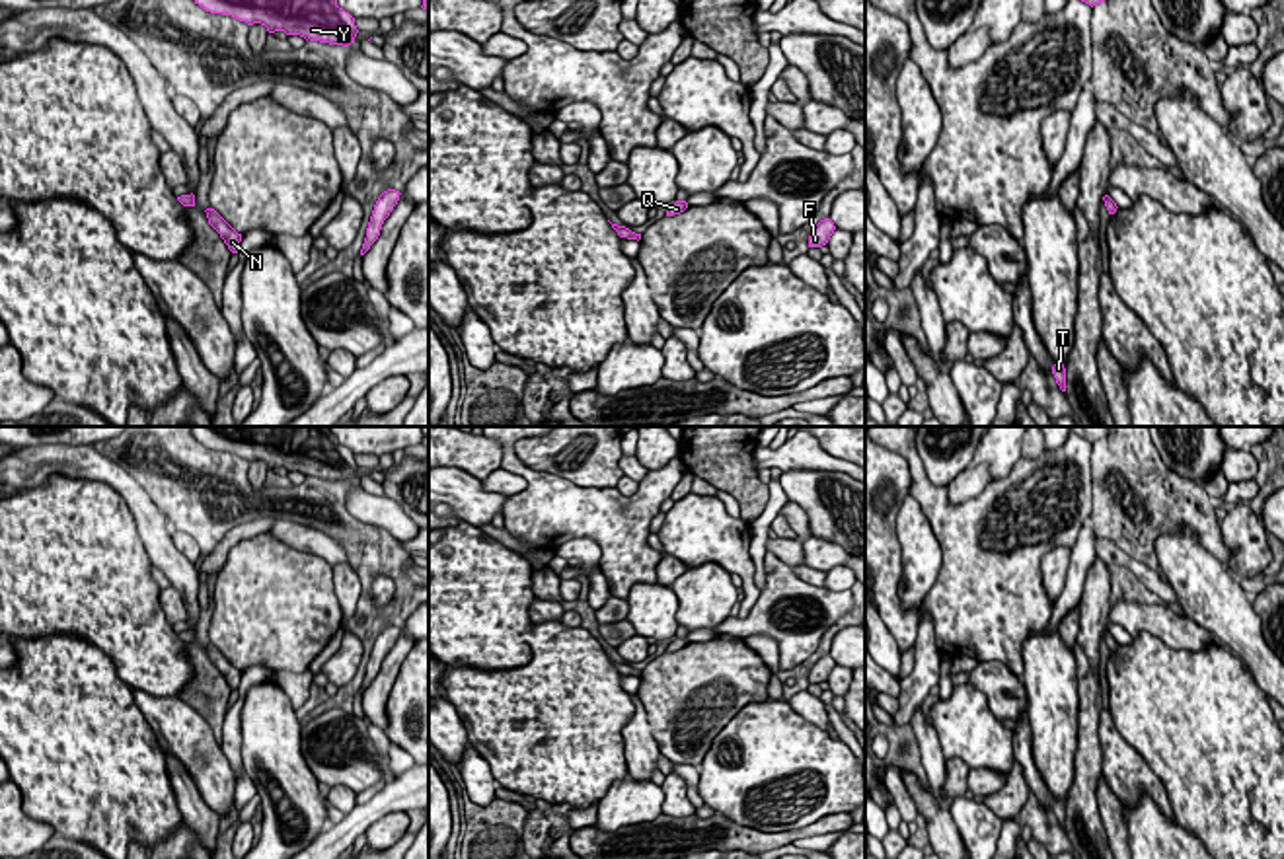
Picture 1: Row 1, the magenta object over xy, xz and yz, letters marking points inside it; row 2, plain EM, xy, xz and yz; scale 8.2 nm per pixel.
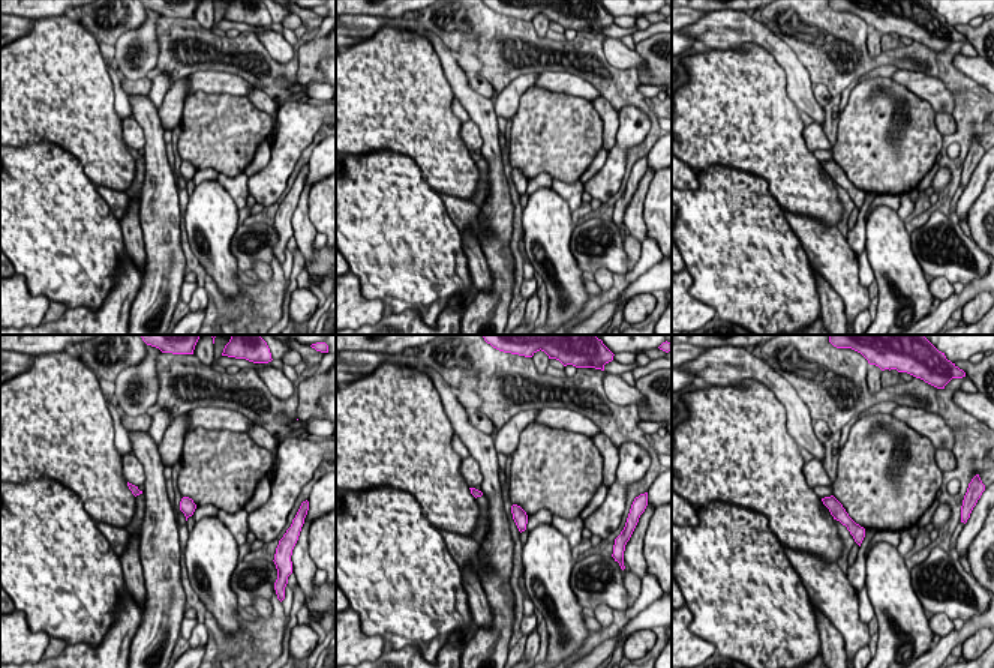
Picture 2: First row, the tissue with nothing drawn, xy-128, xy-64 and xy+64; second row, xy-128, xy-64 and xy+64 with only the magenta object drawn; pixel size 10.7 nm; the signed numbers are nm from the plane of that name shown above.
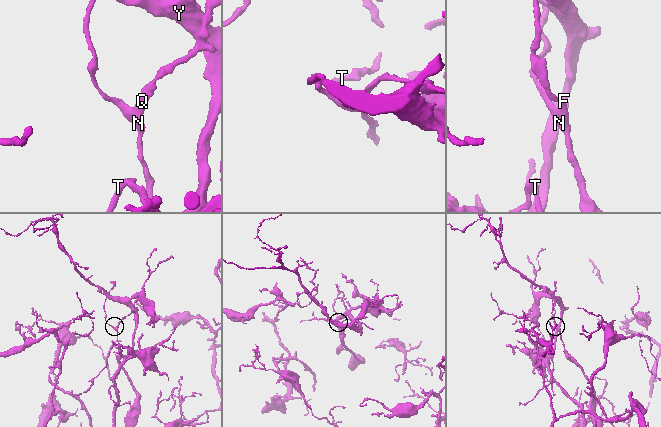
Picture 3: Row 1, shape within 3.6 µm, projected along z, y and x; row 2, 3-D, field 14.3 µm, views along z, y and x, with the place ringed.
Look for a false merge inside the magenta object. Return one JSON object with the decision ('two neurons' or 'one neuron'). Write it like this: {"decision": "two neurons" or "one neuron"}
{"decision": "two neurons"}

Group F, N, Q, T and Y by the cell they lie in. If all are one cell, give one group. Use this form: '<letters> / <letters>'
F T Y / N Q

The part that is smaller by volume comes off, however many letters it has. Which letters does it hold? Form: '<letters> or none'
N, Q

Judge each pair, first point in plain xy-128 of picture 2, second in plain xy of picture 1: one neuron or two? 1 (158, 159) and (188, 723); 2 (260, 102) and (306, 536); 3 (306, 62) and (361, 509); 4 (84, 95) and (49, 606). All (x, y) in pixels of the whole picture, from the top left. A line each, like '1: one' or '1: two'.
1: two
2: two
3: two
4: one

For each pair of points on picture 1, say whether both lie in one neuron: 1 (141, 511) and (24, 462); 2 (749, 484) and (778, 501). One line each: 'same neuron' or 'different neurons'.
1: same neuron
2: different neurons

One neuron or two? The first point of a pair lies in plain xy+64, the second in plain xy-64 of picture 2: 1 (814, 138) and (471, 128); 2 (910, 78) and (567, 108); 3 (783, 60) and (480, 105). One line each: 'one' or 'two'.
1: one
2: two
3: one

